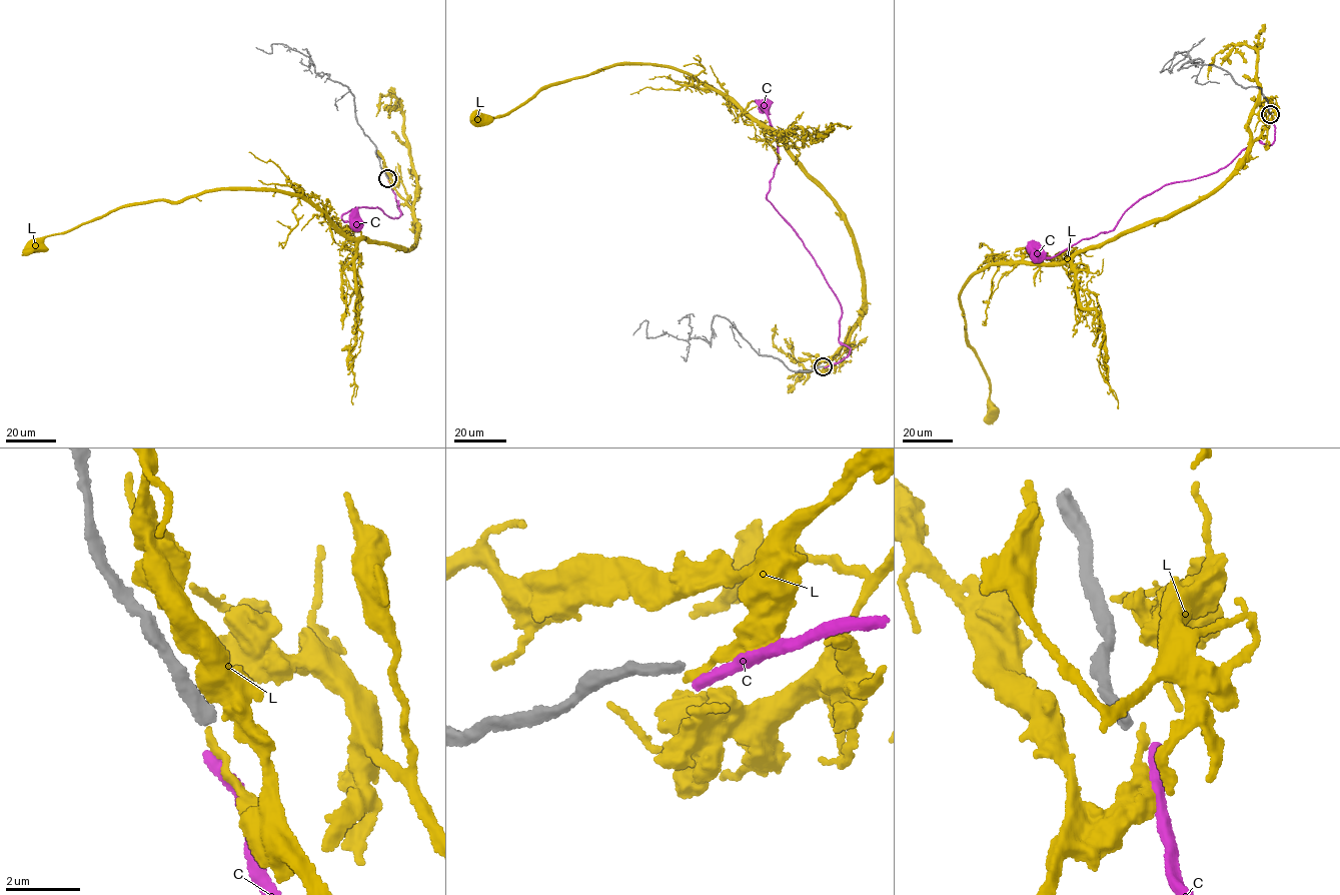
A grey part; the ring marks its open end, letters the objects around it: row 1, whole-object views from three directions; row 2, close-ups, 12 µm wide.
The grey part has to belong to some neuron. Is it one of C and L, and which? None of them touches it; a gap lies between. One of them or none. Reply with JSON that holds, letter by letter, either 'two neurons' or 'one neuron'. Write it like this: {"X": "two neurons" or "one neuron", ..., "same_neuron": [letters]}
{"C": "two neurons", "L": "two neurons", "same_neuron": []}

